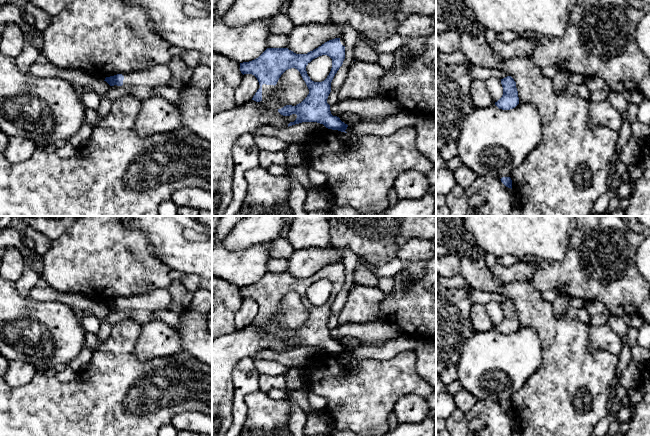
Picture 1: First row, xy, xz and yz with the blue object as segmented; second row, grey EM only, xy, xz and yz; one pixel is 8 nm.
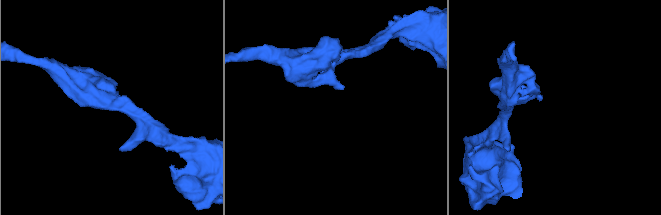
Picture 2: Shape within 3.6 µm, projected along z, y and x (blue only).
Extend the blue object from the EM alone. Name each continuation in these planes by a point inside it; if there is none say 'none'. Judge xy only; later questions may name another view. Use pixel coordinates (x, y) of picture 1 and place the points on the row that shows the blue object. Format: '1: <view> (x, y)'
1: xy (160, 75)

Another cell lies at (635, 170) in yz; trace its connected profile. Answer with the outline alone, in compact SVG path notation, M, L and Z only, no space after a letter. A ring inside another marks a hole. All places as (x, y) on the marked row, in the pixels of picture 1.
M640 162L633 163L627 166L627 171L629 172L630 175L629 185L630 185L630 194L632 194L635 190L637 181L641 178L643 174L642 164Z

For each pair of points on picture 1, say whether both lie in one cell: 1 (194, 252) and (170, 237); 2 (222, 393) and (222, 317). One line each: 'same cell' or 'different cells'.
1: same cell
2: different cells

